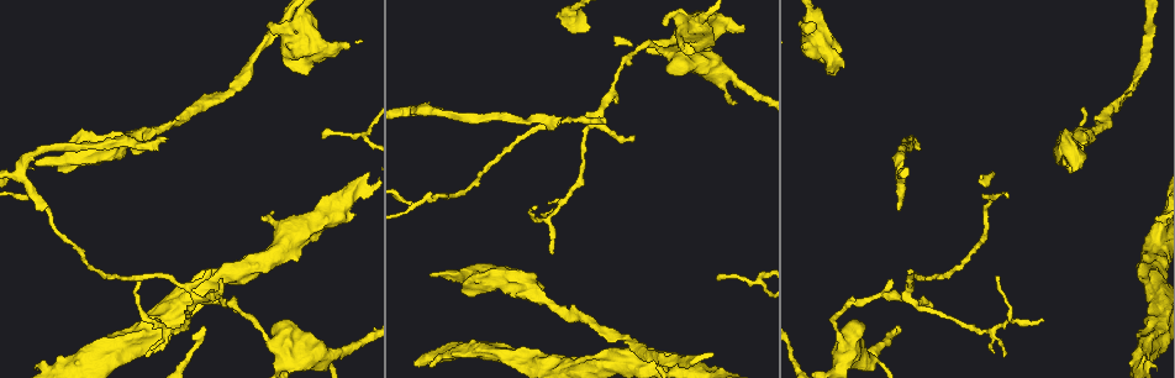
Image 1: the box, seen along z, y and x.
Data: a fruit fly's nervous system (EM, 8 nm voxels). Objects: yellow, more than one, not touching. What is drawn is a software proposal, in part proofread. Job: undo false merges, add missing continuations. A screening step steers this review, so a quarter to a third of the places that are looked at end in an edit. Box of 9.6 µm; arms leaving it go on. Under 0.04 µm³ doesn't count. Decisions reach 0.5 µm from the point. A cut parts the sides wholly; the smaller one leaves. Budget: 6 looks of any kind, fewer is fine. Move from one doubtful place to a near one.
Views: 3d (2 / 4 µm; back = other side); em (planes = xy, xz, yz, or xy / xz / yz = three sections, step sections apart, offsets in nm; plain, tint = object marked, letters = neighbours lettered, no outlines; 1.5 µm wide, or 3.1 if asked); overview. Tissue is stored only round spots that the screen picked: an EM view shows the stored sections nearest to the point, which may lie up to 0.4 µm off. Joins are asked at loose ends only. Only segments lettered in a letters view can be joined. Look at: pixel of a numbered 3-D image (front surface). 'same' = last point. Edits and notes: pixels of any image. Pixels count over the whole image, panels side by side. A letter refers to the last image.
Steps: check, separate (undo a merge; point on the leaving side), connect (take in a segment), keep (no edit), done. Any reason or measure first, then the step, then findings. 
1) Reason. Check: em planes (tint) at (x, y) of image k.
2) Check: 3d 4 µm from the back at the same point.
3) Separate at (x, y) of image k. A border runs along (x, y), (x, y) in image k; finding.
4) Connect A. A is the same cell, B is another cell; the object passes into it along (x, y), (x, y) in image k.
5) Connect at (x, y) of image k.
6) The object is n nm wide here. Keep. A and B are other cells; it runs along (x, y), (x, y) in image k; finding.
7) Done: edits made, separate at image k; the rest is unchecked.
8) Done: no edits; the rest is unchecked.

An open end. Check: 3d 2 µm at (350, 47) of image 1.

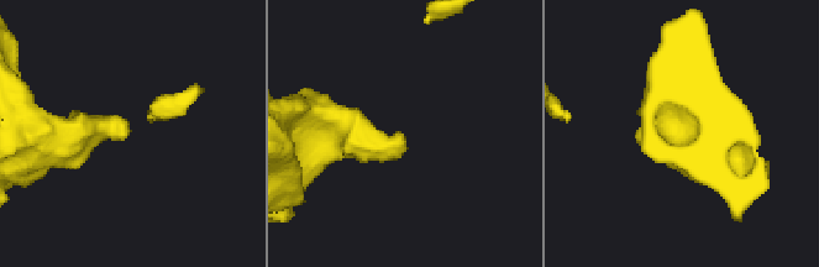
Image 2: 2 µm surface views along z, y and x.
Check: em planes (letters) at (405, 146) of image 2.

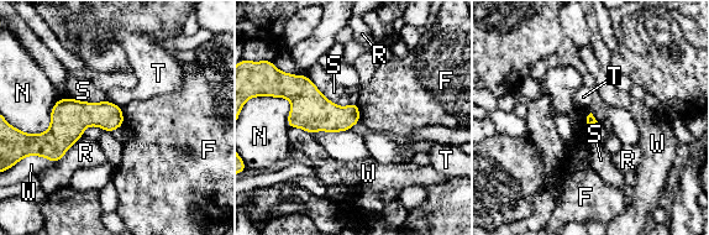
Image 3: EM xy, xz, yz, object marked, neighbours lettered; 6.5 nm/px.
Keep. F, N, R, S, T and W are other cells; a border runs along (356, 104), (361, 120) in image 3; none of them fits.

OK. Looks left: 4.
Check: 3d 4 µm at (813, 23) of image 1.

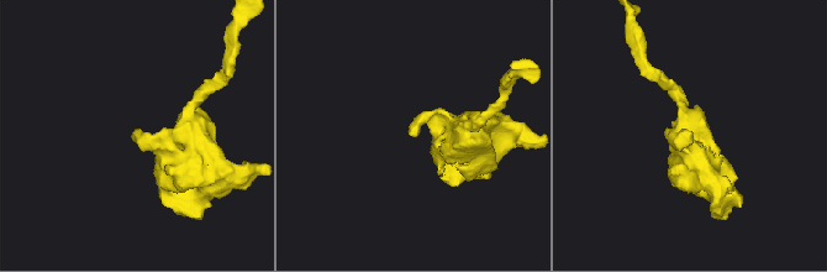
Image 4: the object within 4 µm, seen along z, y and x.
Need the tissue. Check: em xz step 4 (tint) at (136, 133) of image 4.

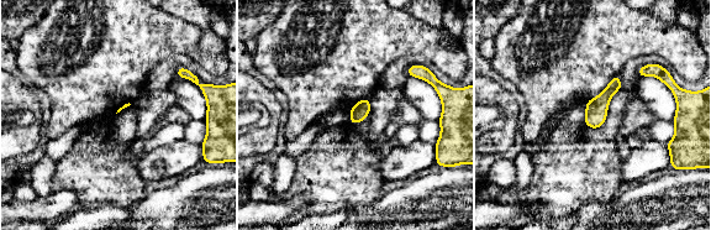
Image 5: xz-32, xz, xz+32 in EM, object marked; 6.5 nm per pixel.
Cut it another way. Check: em planes (letters) at the same point.

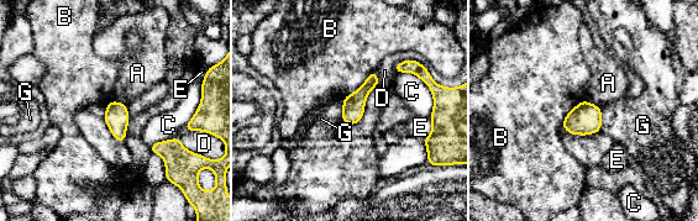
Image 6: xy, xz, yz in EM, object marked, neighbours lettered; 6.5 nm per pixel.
Keep. A, B, C, D, E and G are other cells; a border runs along (583, 99), (601, 108) in image 6; none of them fits.

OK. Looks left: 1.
Done: no edits; the rest is unchecked.

